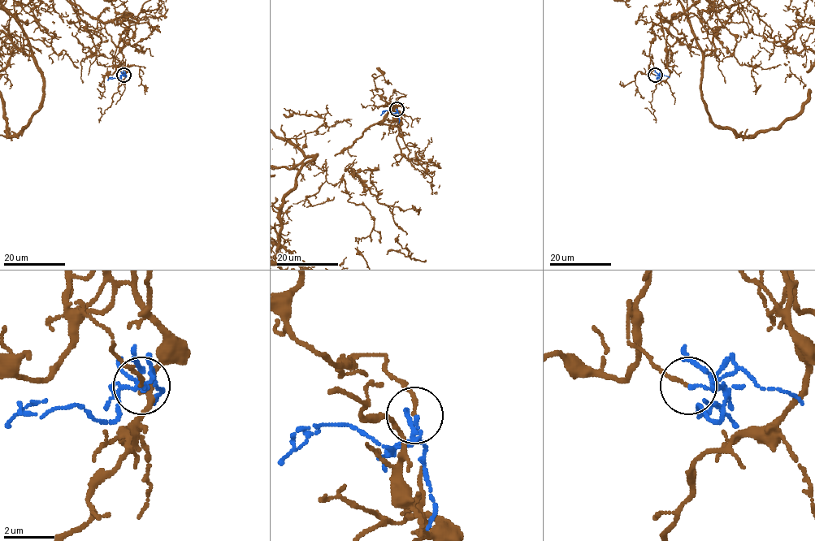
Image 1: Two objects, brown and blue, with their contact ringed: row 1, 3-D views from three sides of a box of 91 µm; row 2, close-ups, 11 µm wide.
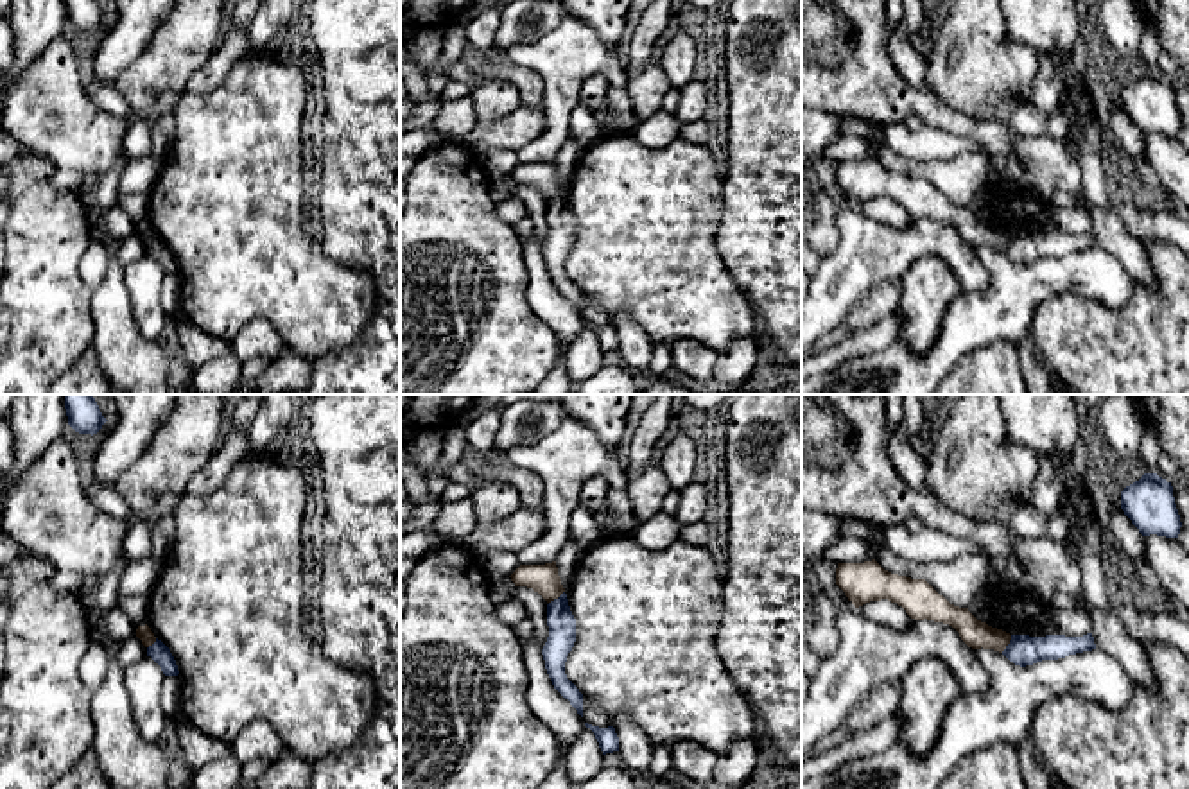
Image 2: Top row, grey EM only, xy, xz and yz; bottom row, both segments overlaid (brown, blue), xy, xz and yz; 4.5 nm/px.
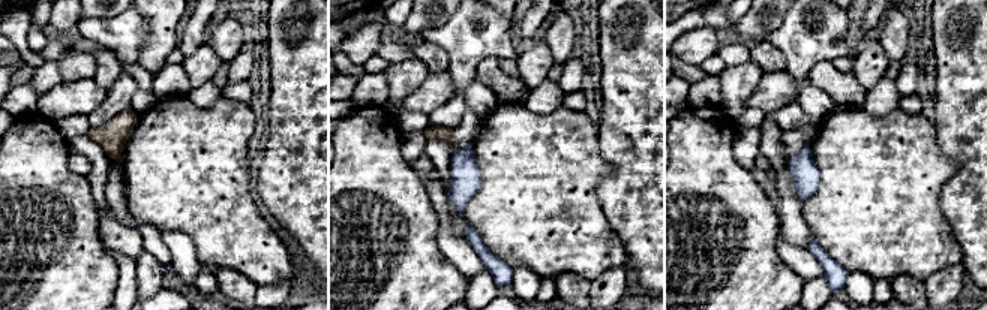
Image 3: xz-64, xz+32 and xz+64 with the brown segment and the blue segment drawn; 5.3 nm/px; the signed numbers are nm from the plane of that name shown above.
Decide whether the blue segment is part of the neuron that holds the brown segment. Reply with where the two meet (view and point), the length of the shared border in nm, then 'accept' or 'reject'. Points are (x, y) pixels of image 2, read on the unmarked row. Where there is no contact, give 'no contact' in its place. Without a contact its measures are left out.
contact yz (1008, 241); length 90 nm; reject

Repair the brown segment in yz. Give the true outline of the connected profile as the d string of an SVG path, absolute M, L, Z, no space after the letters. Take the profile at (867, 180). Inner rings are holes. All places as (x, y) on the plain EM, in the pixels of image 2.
M875 158L838 161L836 183L859 206L870 199L888 197L915 219L934 219L952 224L972 247L1002 251L1011 233L977 219L968 206L950 203L925 178L911 178L884 169Z

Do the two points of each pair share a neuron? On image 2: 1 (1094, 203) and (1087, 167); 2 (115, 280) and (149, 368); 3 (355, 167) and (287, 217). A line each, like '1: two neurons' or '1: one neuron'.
1: one neuron
2: one neuron
3: two neurons

